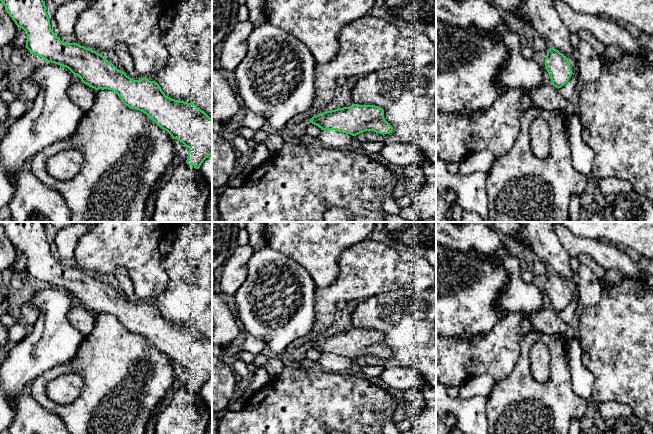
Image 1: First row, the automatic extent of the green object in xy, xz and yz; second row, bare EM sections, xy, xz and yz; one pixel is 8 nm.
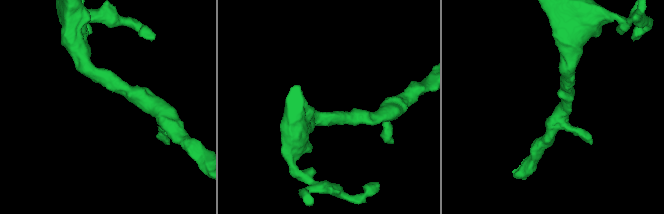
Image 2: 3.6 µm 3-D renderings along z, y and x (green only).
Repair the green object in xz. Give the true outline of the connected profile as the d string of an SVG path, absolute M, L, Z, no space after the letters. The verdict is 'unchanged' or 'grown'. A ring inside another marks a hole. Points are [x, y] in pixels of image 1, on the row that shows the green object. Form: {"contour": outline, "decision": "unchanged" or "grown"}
{"contour": "M352 104L313 116L310 123L321 130L335 130L356 136L365 131L390 134L393 127L385 120L384 110L375 105Z", "decision": "unchanged"}

